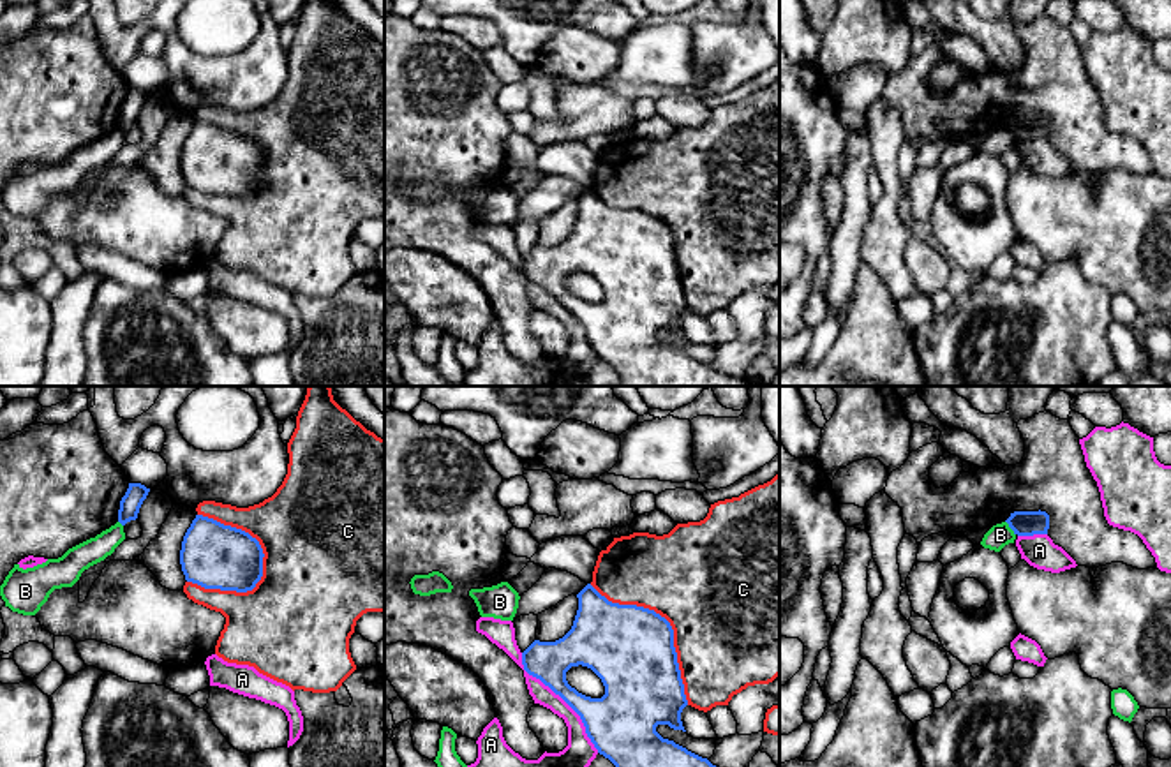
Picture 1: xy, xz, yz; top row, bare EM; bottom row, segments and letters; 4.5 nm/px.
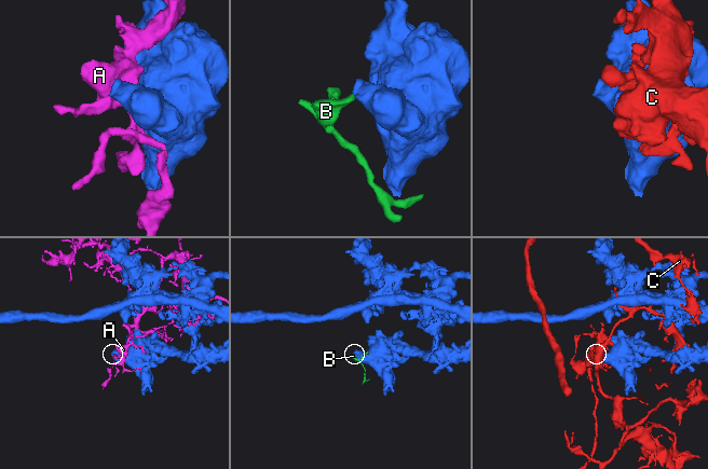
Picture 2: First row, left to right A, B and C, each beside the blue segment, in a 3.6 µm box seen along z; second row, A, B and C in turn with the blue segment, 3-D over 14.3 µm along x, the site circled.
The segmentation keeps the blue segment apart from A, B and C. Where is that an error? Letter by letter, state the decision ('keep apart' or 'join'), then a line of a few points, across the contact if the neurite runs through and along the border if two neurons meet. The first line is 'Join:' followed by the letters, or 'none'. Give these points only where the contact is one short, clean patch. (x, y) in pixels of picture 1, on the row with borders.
Join: none
A: keep apart
B: keep apart | yz (1006, 521), (1014, 535)
C: keep apart

